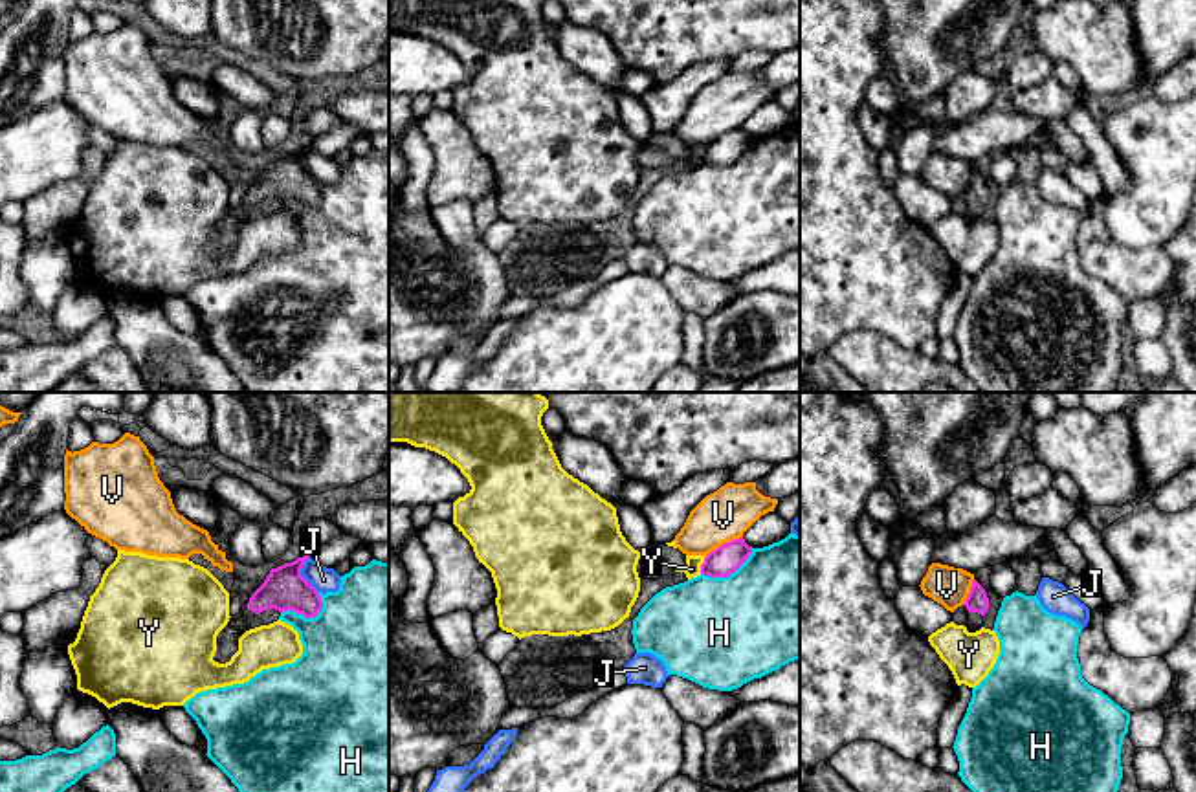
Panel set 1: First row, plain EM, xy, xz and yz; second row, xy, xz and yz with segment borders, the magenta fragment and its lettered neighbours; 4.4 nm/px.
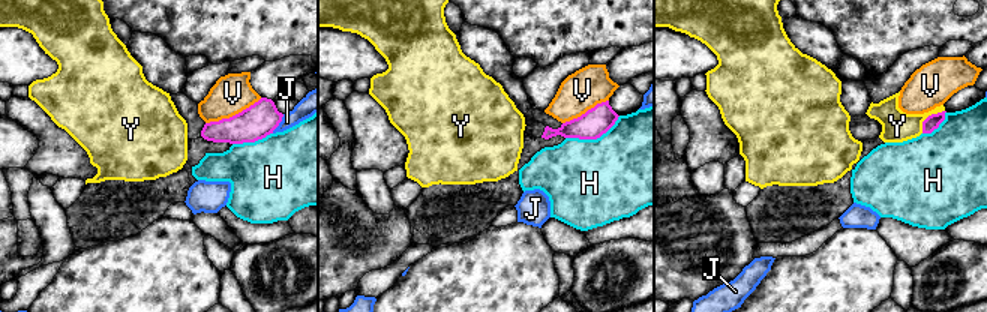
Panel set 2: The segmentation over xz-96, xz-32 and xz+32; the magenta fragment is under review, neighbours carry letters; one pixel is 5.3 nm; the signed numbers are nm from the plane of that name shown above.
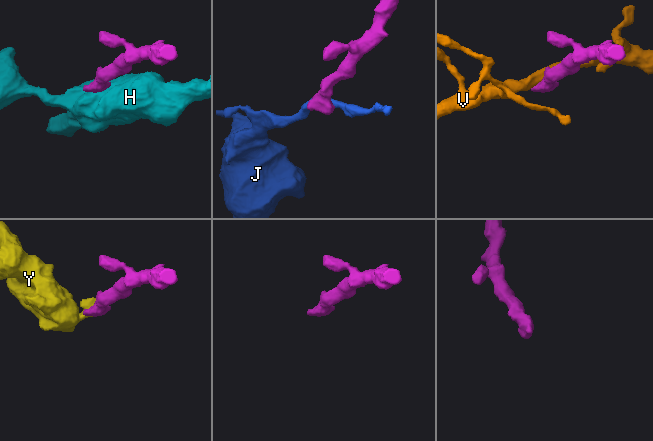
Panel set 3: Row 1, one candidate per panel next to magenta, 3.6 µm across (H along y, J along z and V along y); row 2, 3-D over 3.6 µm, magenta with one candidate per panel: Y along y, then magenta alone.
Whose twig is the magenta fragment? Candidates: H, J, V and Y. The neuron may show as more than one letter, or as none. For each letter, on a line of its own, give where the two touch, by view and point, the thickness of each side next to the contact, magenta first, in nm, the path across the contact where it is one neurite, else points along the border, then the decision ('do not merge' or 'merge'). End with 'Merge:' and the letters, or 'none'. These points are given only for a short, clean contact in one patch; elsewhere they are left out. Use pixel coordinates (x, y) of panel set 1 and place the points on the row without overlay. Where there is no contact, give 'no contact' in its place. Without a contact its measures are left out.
H: contact xy (307, 206); calibres 190 and 440 nm; border xy (321, 186), (321, 197), (314, 206), (292, 200), (281, 202); do not merge
J: contact xy (299, 164); calibres 190 and 110 nm; border xy (309, 145), (301, 165), (318, 182); do not merge
V: contact xz (725, 132); calibres 130 and 220 nm; border xz (741, 125), (721, 132), (707, 145); do not merge
Y: contact xz (701, 154); calibres 130 and 80 nm; border xz (707, 145), (699, 162); do not merge
Merge: none

